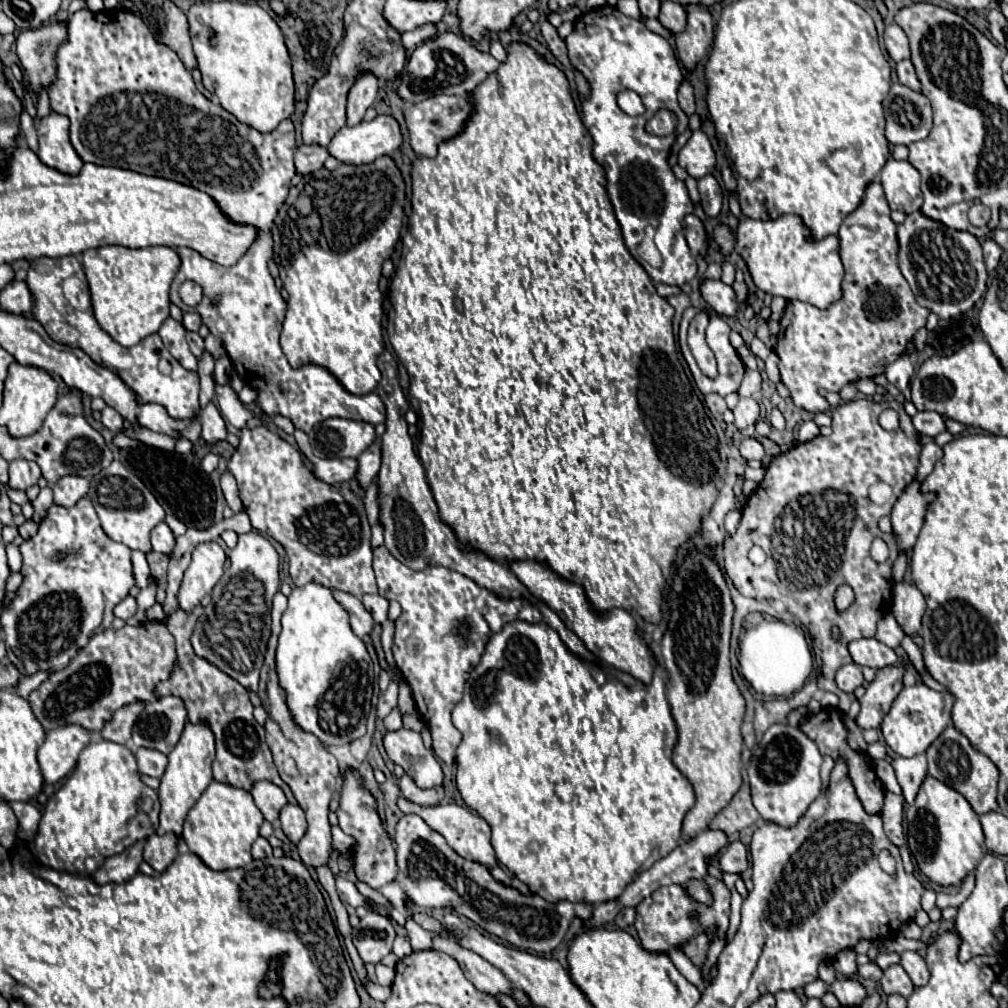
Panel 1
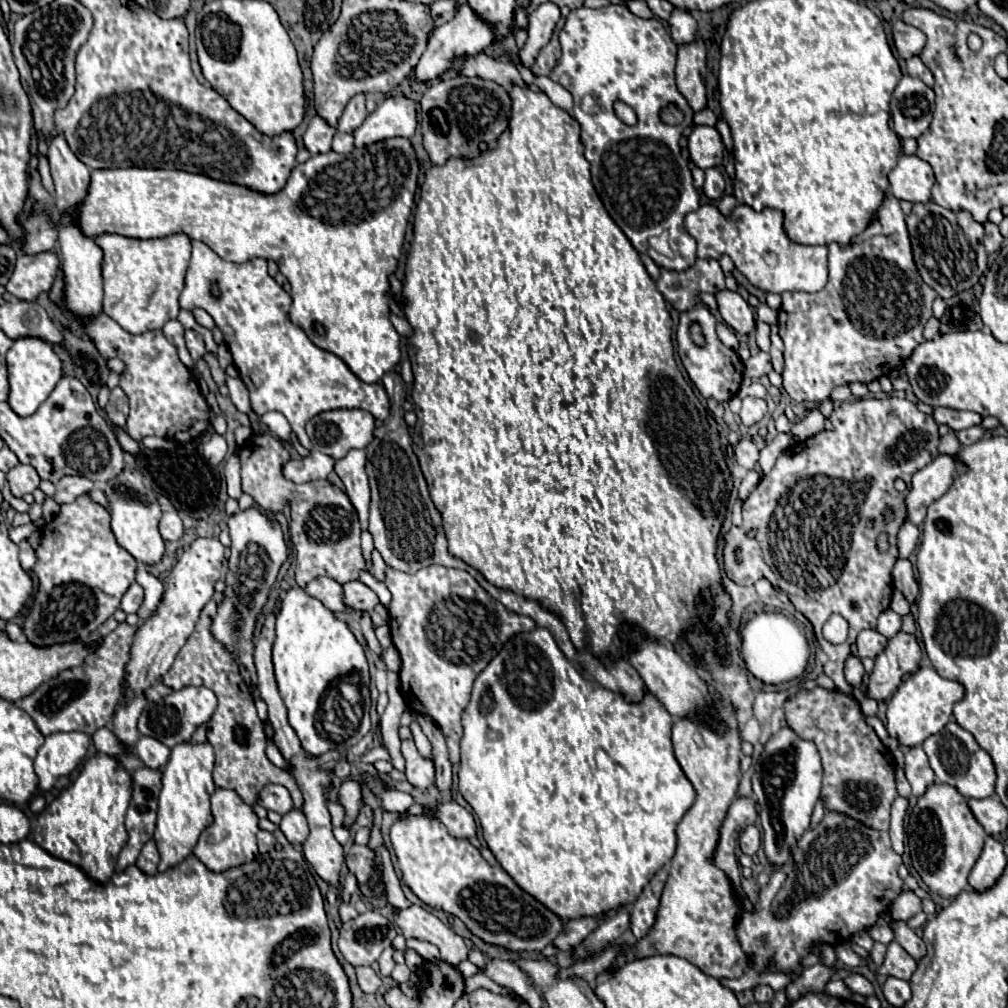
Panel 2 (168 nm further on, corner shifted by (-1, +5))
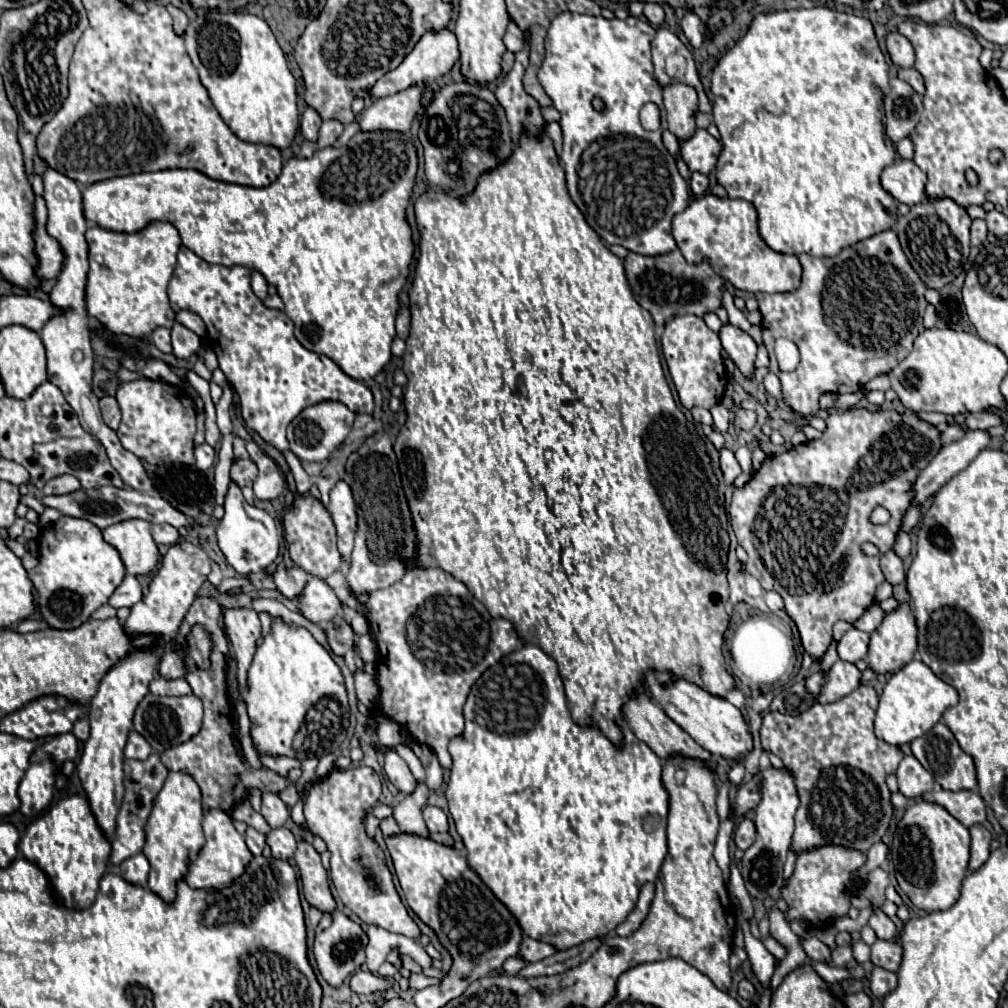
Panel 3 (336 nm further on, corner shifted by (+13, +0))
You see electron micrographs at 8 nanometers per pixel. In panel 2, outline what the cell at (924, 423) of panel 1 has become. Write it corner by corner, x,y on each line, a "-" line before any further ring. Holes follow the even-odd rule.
938,407
934,409
934,419
936,423
946,423
950,429
958,431
958,429
968,429
974,425
982,423
982,415
972,413
972,411
956,411
956,409
946,409
946,407

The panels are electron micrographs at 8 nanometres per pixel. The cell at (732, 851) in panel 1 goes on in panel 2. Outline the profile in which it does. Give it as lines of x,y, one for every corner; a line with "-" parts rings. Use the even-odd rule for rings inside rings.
748,825
740,835
740,849
746,855
754,855
760,847
760,831
756,825

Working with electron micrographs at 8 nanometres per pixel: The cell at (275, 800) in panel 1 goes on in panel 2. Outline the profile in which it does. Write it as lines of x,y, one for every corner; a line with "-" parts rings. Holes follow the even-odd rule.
266,785
260,793
260,805
276,811
280,815
286,815
288,811
294,809
288,789
282,787
282,785

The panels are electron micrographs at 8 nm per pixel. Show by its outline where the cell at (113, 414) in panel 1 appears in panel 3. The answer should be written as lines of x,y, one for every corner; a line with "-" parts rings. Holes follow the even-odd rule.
104,396
100,398
100,412
102,412
102,420
112,428
118,430
120,424
120,408
114,396

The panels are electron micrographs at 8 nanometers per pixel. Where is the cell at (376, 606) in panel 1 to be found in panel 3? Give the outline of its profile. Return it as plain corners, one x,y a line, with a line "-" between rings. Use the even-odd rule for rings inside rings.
310,576
304,588
304,596
300,596
298,600
298,606
308,620
320,624
332,620
342,608
342,602
324,580
316,580
314,576

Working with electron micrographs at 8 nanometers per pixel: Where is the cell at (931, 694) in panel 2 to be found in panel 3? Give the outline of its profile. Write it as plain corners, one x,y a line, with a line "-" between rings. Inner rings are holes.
912,660
898,672
894,672
886,682
874,718
874,732
880,740
892,746
910,744
914,738
926,734
934,724
938,724
944,710
954,706
956,700
958,692
950,684
936,678
932,670
920,660

